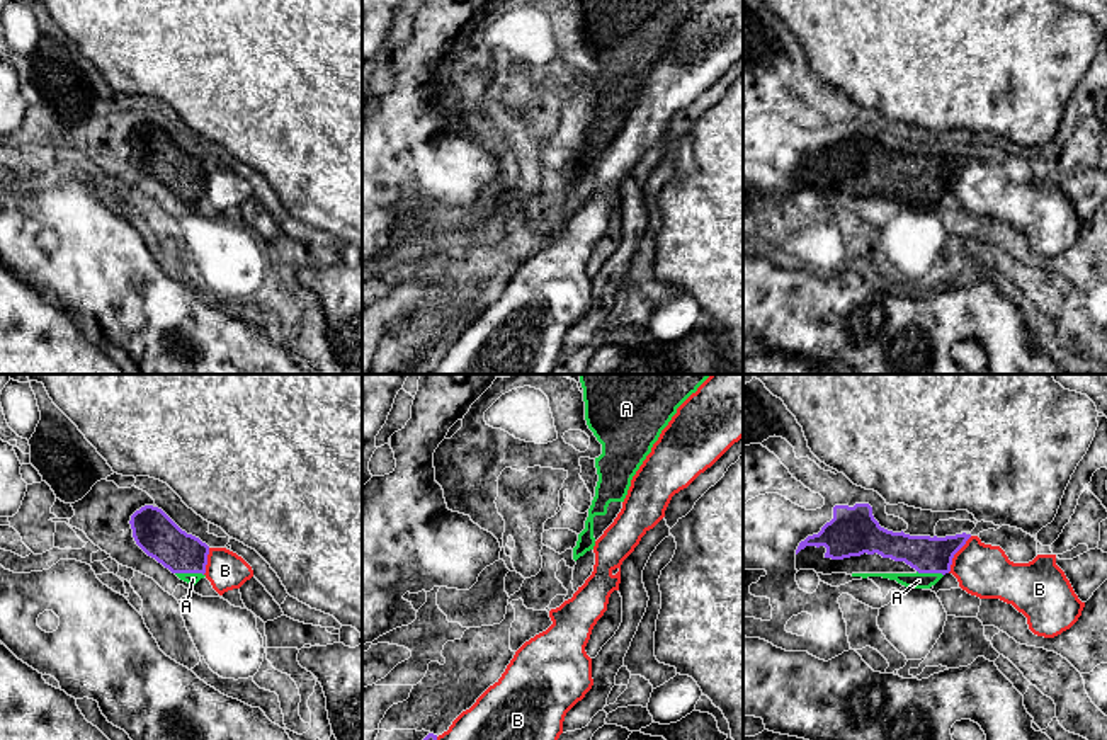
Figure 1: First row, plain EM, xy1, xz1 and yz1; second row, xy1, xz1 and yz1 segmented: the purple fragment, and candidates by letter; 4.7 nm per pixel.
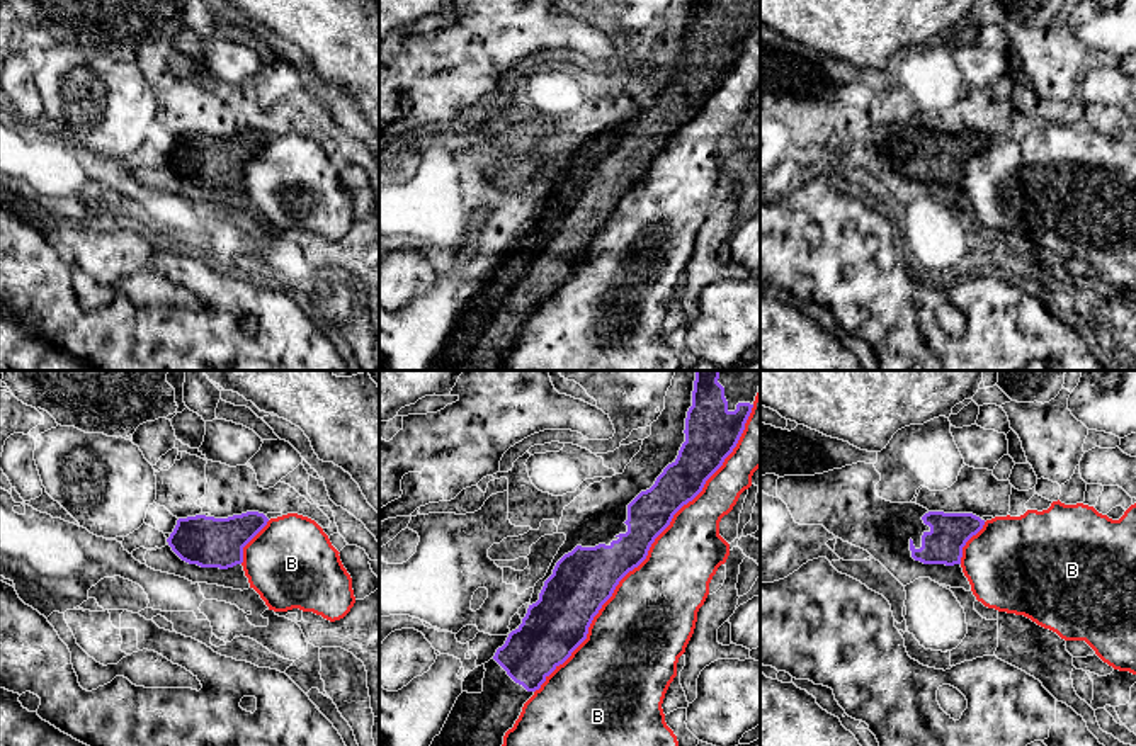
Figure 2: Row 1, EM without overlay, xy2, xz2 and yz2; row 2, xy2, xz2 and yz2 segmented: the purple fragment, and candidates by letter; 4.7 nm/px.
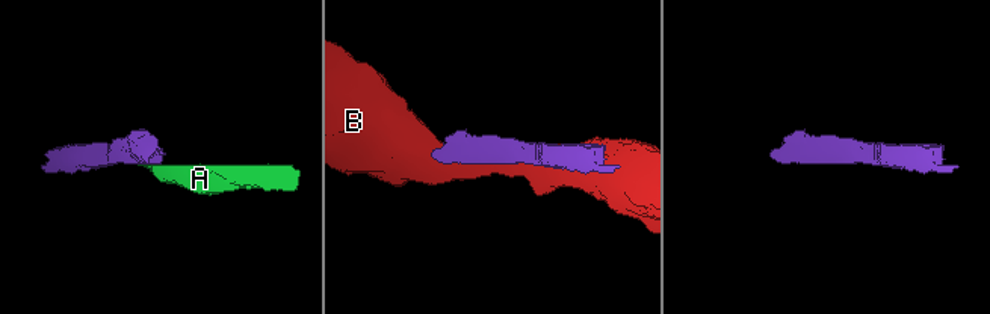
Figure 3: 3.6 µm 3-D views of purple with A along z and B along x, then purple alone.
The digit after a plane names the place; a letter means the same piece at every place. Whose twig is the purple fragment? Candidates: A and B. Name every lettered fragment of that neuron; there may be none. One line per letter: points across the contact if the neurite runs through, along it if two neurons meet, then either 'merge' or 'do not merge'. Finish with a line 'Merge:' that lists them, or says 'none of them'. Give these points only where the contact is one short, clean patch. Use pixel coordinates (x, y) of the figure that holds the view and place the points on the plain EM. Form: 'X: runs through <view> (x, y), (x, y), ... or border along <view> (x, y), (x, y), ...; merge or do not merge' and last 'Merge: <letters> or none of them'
A: merge
B: do not merge
Merge: A

